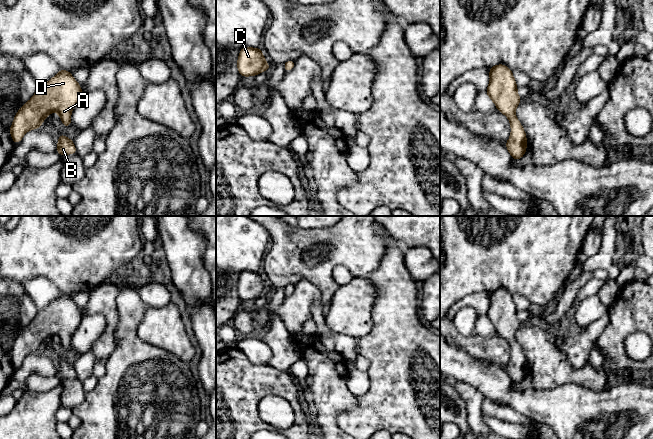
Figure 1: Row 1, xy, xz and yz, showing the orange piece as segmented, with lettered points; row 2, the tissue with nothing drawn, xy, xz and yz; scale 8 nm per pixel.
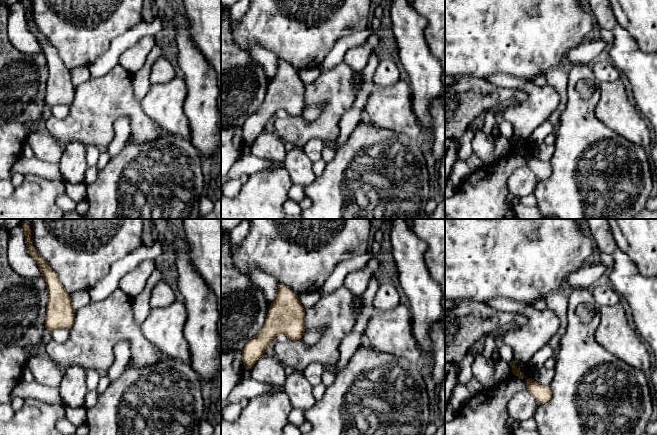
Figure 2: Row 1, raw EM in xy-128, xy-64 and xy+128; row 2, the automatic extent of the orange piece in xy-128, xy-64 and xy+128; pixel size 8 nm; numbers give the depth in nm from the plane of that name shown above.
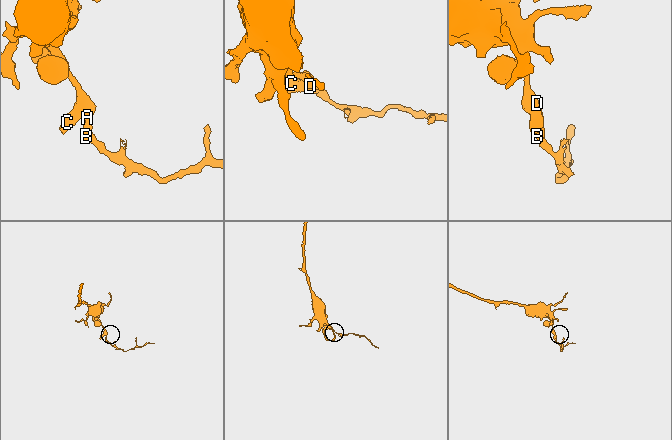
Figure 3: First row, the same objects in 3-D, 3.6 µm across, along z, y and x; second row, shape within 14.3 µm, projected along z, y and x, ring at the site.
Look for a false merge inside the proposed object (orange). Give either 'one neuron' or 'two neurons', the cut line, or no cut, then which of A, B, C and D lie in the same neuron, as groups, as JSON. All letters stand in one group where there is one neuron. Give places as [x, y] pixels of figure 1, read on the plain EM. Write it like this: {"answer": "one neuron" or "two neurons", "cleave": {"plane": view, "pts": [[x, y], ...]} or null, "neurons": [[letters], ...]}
{"answer": "one neuron", "cleave": null, "neurons": [["A", "B", "C", "D"]]}

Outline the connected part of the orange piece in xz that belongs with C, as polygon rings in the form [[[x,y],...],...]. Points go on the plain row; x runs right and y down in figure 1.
[[[244,271],[239,276],[237,293],[242,301],[256,300],[269,294],[270,289],[266,286],[261,272]]]

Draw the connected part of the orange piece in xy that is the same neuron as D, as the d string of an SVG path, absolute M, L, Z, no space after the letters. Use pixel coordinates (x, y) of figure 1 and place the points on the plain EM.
M60 292L59 297L39 310L33 321L16 337L9 352L12 364L19 367L26 356L37 353L43 344L56 335L65 352L71 349L71 336L82 319L81 310L71 296Z

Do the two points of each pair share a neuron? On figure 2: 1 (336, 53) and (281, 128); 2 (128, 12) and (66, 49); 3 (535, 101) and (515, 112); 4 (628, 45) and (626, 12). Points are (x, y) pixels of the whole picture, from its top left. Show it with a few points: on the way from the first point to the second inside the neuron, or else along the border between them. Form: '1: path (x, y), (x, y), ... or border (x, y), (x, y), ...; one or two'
1: border (343, 60), (335, 66), (320, 72); two
2: path (113, 17), (97, 30), (81, 34); one
3: path (530, 106), (524, 112), (520, 112); one
4: border (613, 11), (616, 20), (641, 49); two

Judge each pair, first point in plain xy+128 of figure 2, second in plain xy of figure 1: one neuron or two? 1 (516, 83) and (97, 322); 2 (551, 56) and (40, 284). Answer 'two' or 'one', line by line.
1: one
2: two

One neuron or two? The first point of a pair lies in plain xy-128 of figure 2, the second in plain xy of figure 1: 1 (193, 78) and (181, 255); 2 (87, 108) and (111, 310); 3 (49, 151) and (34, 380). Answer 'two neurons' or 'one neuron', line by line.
1: one neuron
2: one neuron
3: two neurons

